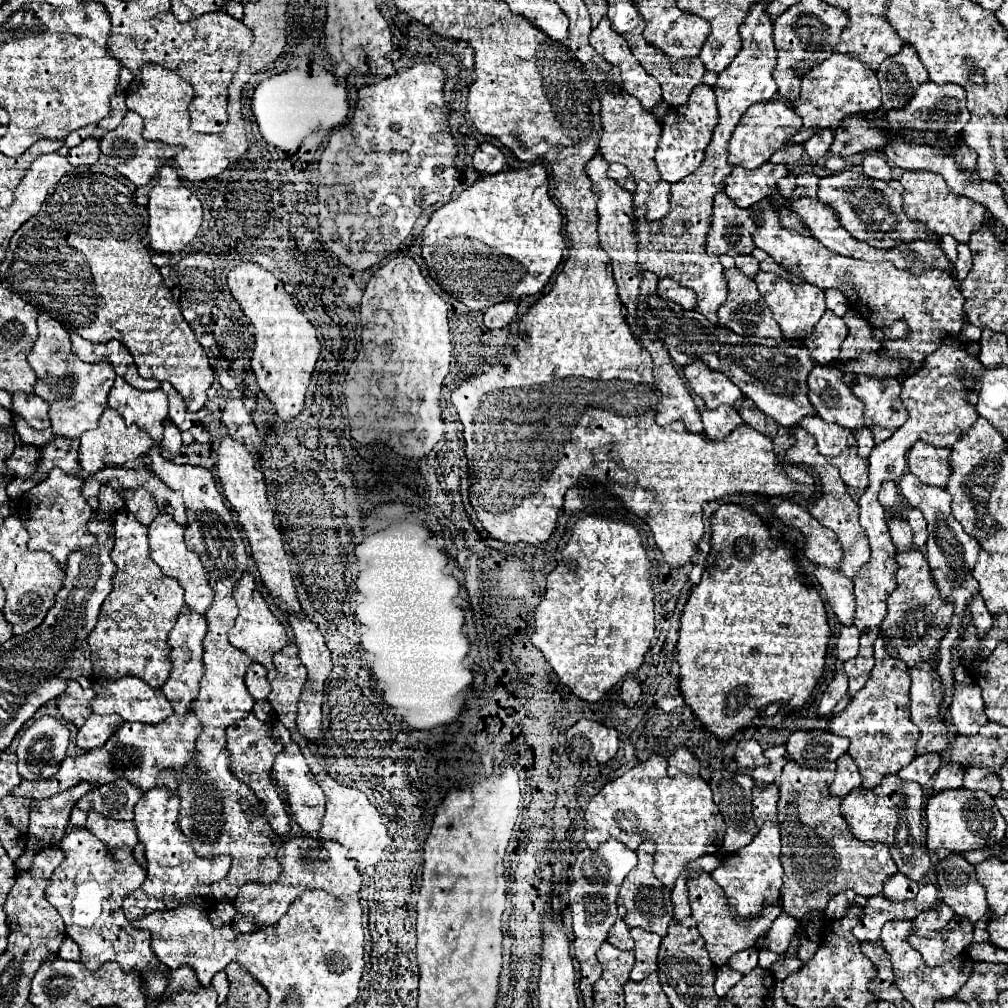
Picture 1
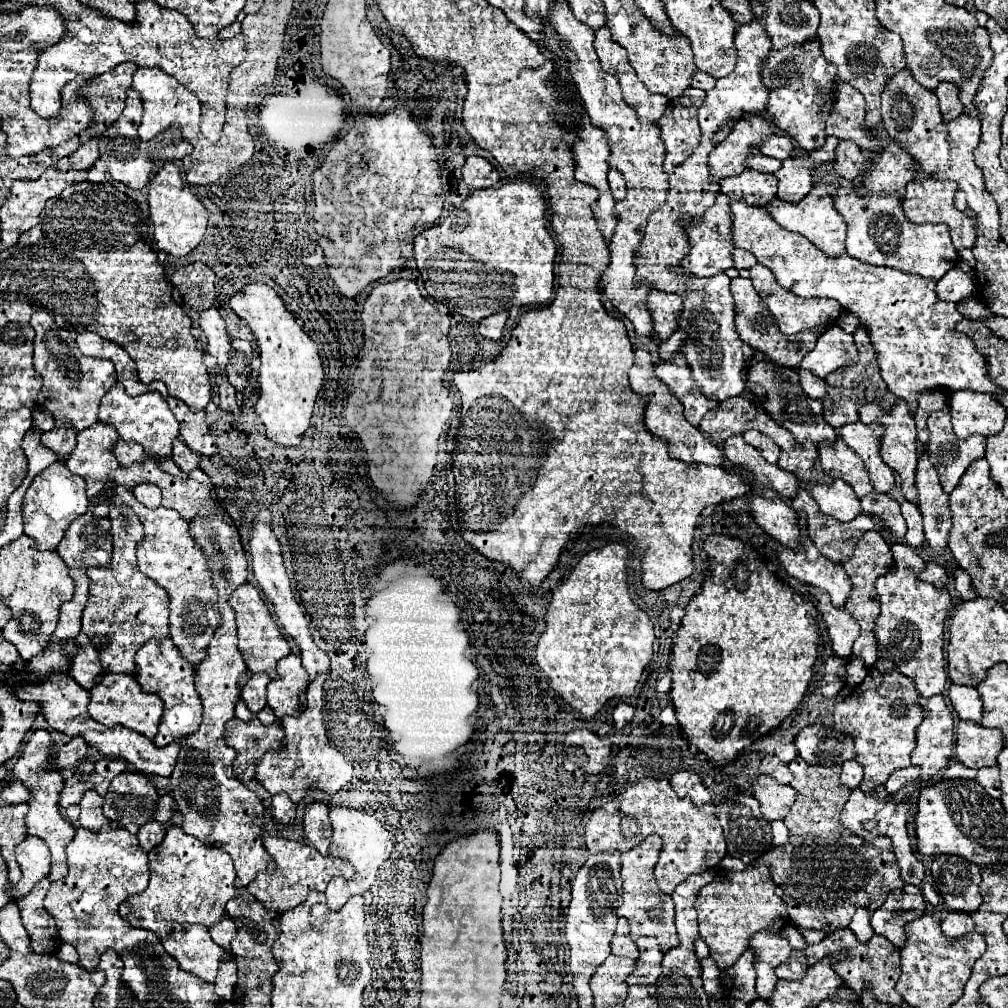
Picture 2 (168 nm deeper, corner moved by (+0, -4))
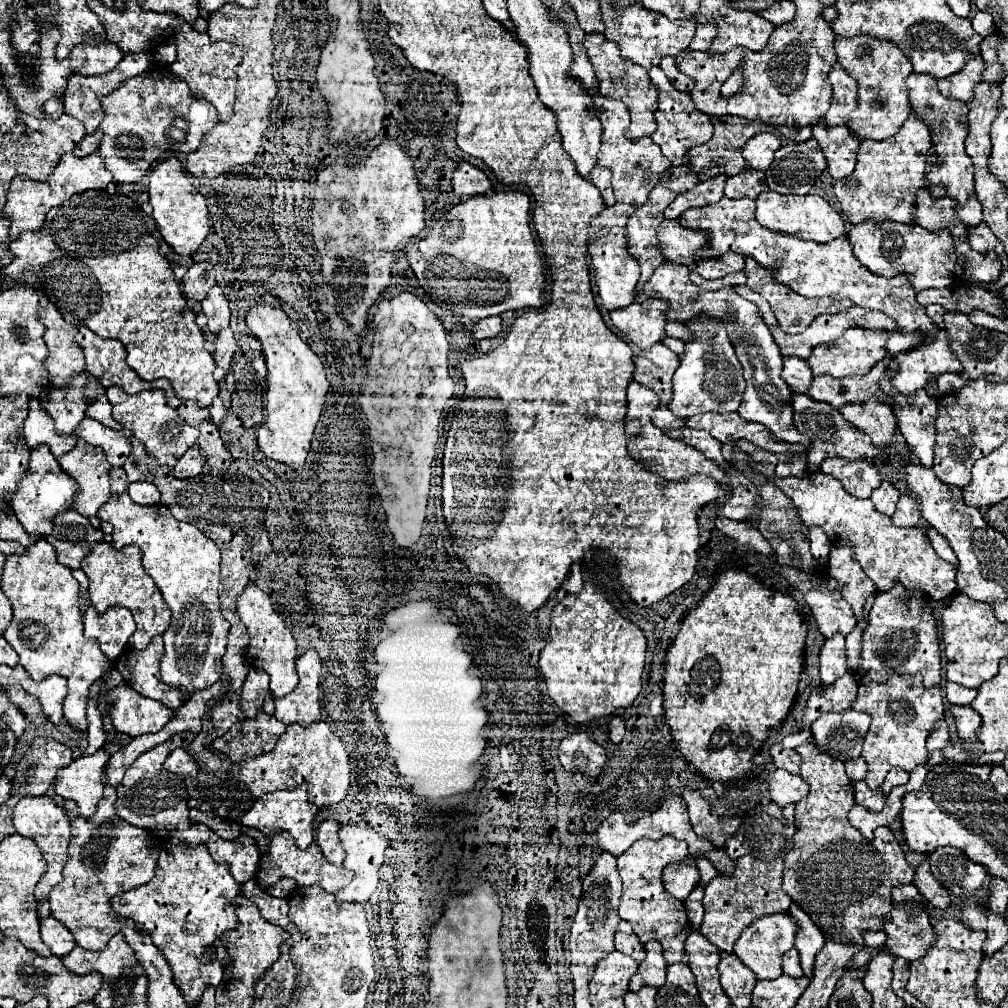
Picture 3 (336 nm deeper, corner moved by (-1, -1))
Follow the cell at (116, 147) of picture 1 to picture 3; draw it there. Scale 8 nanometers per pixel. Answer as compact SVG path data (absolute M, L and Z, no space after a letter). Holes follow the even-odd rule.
M155 63L155 65L151 65L151 69L145 73L145 75L137 75L137 77L131 77L131 79L127 79L125 83L121 83L121 87L119 89L115 89L111 95L107 95L105 99L103 99L103 103L101 103L101 107L103 107L103 111L105 111L105 119L101 121L101 131L105 133L103 135L103 141L101 141L101 147L99 147L99 153L101 153L101 157L103 157L103 161L105 161L105 167L113 173L113 177L115 177L115 181L119 181L119 183L137 183L137 181L141 181L145 175L147 175L147 171L153 167L153 163L157 161L157 159L161 159L167 151L173 151L175 155L181 155L181 153L191 153L191 151L195 151L197 147L199 147L199 141L201 141L201 137L207 133L207 131L211 131L215 125L217 125L217 111L211 107L211 103L207 105L203 99L197 99L195 95L191 95L191 91L189 91L189 87L187 87L187 83L183 81L183 79L177 79L177 77L165 77L163 73L161 73L161 65L159 63Z

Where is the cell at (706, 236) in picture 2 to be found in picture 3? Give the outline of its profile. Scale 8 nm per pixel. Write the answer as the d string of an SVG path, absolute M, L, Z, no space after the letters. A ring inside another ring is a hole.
M663 219L657 235L661 237L665 257L687 267L697 265L697 253L711 241L709 231L689 229L679 219Z

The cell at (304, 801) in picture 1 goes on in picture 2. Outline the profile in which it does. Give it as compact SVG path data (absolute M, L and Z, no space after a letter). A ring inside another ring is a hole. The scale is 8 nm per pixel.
M320 802L308 804L304 810L304 832L310 844L324 856L330 856L332 842L332 826L328 818L328 806Z

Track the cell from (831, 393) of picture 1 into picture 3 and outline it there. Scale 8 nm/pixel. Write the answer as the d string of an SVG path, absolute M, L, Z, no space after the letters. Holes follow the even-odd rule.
M797 357L783 359L783 373L781 375L783 375L785 383L795 393L807 393L807 389L811 387L811 381L813 381L813 373L811 373L807 361L797 359Z

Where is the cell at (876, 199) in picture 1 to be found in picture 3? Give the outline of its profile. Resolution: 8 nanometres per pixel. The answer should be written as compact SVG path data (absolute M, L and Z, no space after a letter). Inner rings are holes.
M867 219L857 225L849 225L847 239L851 241L853 255L875 275L893 277L905 273L915 291L949 287L955 279L955 241L949 229L925 231L919 225L895 223L895 221L873 221Z

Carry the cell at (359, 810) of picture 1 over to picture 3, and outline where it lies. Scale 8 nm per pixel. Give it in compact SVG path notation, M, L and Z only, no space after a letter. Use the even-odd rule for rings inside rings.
M341 825L341 829L339 829L339 839L341 839L341 845L343 845L343 849L345 849L345 853L347 853L347 857L345 857L345 861L343 861L343 865L347 867L347 869L353 869L355 871L355 877L353 877L353 881L347 885L347 887L343 887L343 889L339 889L337 893L335 893L335 901L341 905L341 903L345 903L345 901L357 901L357 903L365 903L365 901L369 901L371 899L371 895L373 895L373 891L377 889L377 885L379 885L379 871L381 871L381 865L383 865L383 859L385 859L385 851L387 851L387 839L381 835L381 833L377 833L375 829L373 831L369 831L367 827L357 827L357 825Z

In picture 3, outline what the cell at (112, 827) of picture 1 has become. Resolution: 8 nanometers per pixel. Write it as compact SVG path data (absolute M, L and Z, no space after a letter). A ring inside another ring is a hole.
M99 749L93 755L83 755L73 759L71 765L63 767L55 781L57 795L73 799L79 805L83 819L95 815L97 803L103 797L103 767L109 761L109 753Z

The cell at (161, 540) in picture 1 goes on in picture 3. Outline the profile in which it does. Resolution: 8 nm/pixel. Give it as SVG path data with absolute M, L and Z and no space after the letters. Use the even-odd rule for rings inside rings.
M113 467L111 497L97 517L113 525L113 547L137 545L143 553L143 569L155 581L171 609L171 625L165 631L165 655L161 679L175 687L185 687L185 699L195 689L207 689L221 679L217 659L223 657L229 621L219 611L219 547L191 523L177 521L163 505L143 507L129 499L125 471Z

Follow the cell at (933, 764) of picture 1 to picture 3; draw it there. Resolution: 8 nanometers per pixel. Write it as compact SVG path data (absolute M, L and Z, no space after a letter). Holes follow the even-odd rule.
M893 767L889 773L887 773L887 779L885 783L881 785L881 789L885 789L885 793L891 791L891 787L897 787L897 785L905 785L909 781L909 773L901 767Z

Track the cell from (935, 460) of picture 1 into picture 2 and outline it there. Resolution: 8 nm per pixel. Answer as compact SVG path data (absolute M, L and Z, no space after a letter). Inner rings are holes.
M928 418L928 456L930 462L936 466L942 490L950 494L962 474L968 470L968 466L974 460L980 460L986 450L986 438L984 436L972 436L966 440L956 438L952 430L952 422L944 418Z

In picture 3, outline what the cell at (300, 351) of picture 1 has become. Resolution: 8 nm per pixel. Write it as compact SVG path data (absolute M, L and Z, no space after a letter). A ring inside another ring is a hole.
M255 303L247 311L245 321L251 333L261 341L267 361L267 389L263 393L265 421L257 427L257 443L267 457L299 469L303 467L309 453L309 443L321 417L325 395L329 391L325 367L321 359L311 351L311 347L301 339L301 335L293 329L285 311L267 303Z

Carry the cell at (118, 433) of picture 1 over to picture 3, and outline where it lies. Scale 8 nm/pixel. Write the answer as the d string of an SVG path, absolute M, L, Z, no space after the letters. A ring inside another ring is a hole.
M77 439L77 445L57 461L61 469L67 471L81 487L81 495L77 495L75 503L77 513L85 517L97 515L111 495L111 465L105 461L103 451L85 443L83 439Z

